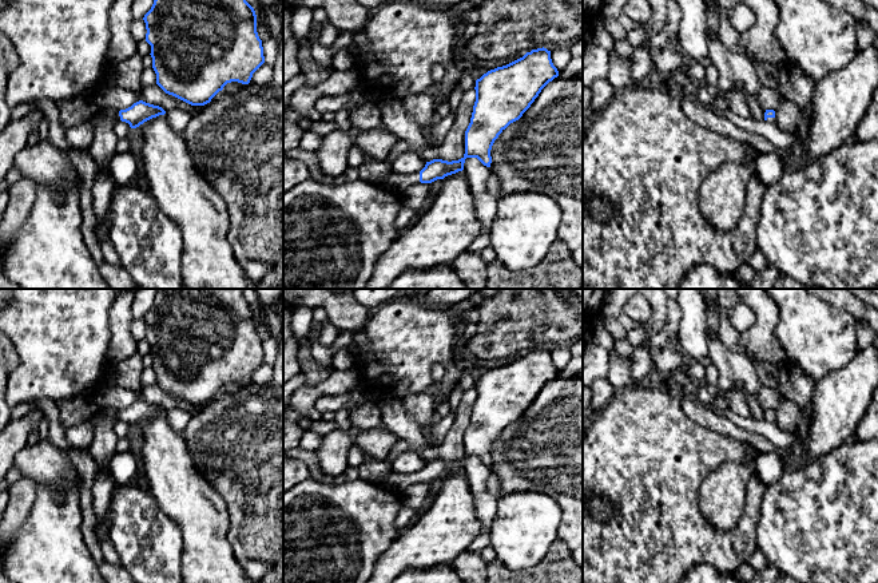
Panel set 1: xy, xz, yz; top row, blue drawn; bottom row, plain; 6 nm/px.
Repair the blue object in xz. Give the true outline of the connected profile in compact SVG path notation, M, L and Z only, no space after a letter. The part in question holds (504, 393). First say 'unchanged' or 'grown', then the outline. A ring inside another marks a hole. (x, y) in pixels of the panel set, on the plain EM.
grown; M537 348L523 357L488 370L476 380L476 401L465 431L465 453L458 460L433 459L416 473L385 472L377 481L402 493L412 484L432 483L464 469L466 457L477 457L490 467L490 449L498 435L519 420L541 389L559 376L551 350Z

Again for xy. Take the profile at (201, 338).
unchanged; M158 289L143 320L156 384L166 393L191 405L210 402L227 382L249 384L253 373L265 362L262 340L257 332L257 314L246 301L243 289Z

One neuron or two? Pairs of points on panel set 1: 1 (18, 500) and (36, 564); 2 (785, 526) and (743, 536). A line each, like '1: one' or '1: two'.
1: two
2: two

